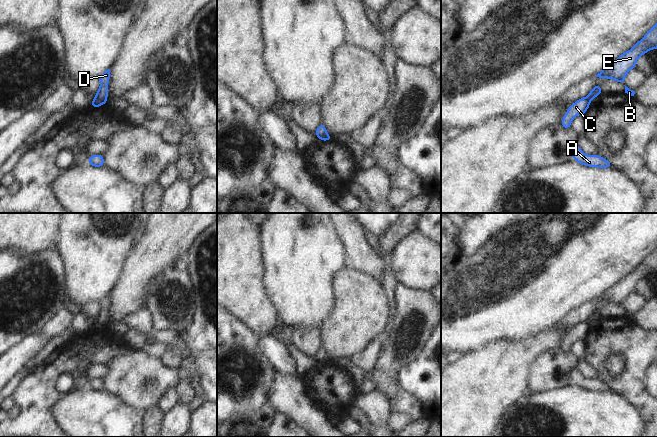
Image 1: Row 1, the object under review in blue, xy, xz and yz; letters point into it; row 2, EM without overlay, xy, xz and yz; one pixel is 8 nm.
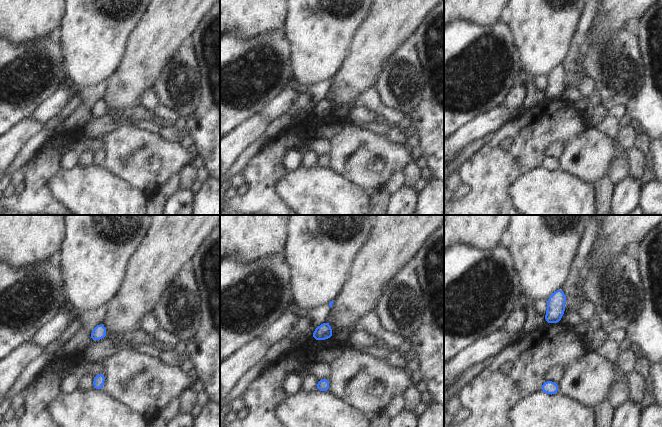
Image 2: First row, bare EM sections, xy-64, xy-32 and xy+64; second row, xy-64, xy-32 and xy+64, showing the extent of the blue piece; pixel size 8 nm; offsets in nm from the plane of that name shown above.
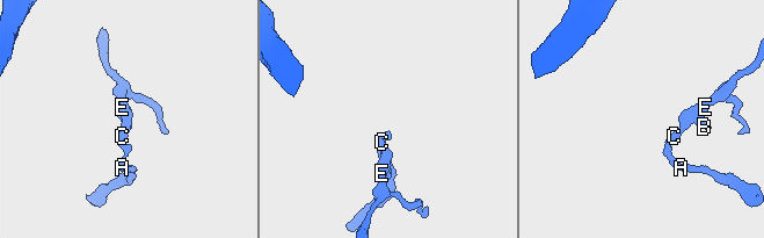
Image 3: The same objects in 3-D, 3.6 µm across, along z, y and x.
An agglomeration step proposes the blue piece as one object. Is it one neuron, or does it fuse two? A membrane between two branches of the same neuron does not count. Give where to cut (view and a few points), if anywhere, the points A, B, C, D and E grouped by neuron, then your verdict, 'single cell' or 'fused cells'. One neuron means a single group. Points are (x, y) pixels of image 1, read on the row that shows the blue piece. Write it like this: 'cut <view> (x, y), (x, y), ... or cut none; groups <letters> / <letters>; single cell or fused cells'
cut xy (94, 99), (105, 103); groups A C / B D E; fused cells

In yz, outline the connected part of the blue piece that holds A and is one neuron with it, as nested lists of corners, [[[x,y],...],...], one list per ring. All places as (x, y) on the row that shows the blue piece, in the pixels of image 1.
[[[576,144],[570,147],[570,154],[577,163],[585,165],[587,167],[595,167],[595,168],[613,167],[612,163],[609,160],[601,157],[600,155],[587,155]]]

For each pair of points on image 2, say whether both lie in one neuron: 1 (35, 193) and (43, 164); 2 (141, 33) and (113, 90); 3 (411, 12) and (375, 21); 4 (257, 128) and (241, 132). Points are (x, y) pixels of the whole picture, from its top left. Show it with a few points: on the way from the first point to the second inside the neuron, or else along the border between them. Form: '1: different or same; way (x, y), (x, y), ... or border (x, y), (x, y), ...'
1: same; way (35, 186), (35, 177), (39, 171)
2: same; way (141, 47), (141, 62), (127, 76)
3: same; way (402, 12), (398, 12), (389, 21), (384, 21)
4: same; way (253, 128), (245, 132)

